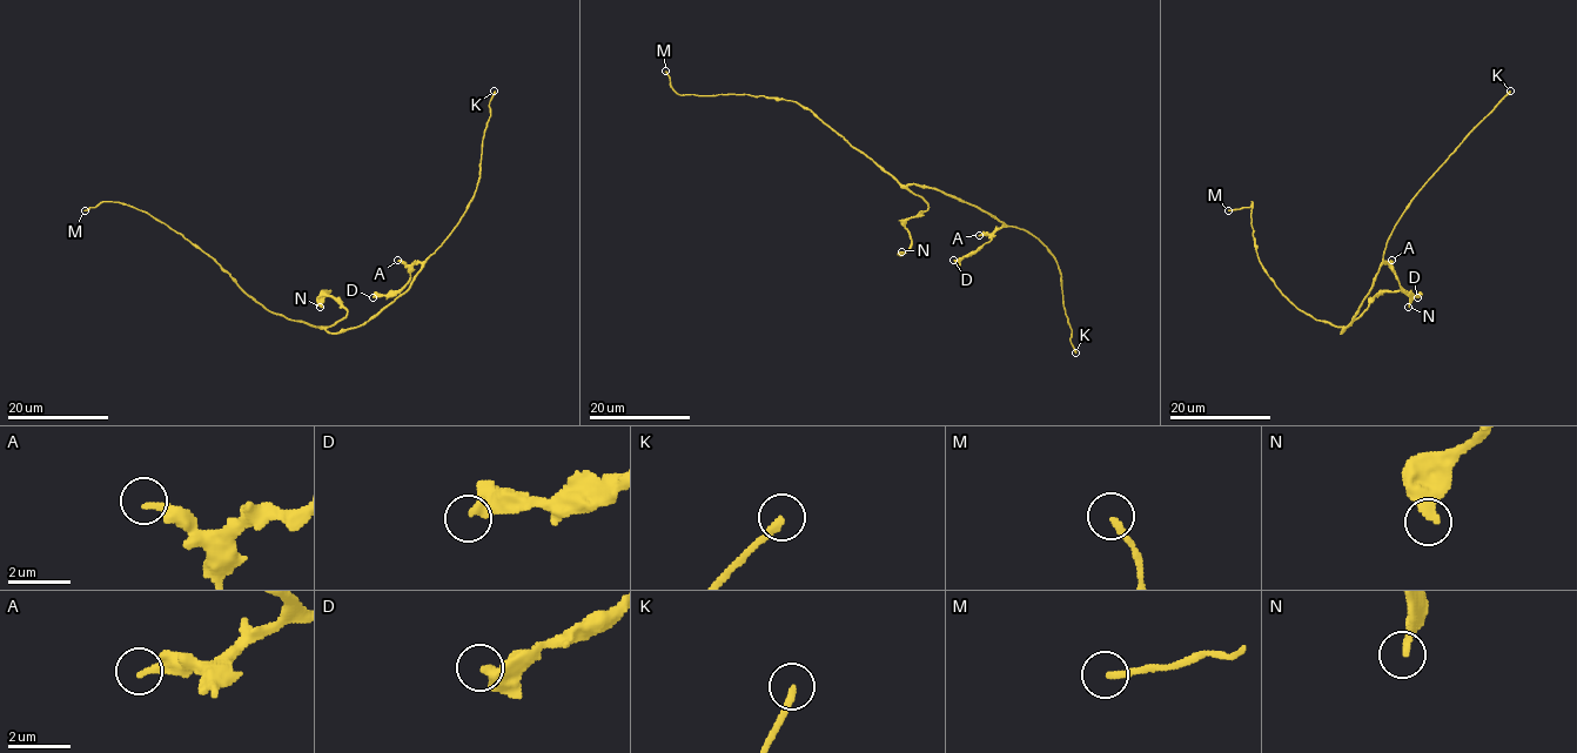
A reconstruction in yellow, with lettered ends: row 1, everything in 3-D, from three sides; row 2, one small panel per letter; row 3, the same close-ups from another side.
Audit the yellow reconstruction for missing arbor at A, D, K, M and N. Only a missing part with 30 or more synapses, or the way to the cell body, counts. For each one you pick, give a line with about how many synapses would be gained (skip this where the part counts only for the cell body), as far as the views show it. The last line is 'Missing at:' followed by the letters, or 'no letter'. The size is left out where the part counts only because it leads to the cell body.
K: 90 syn
Missing at: K

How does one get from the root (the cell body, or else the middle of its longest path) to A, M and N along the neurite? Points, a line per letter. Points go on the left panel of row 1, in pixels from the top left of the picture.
A: (347, 328), (377, 316), (409, 287), (422, 264), (404, 264), (397, 260)
M: (347, 328), (327, 333), (267, 310), (213, 259), (143, 212), (112, 201), (101, 201), (85, 210)
N: (347, 328), (339, 333), (326, 329), (347, 313), (324, 291), (329, 290), (320, 307)

